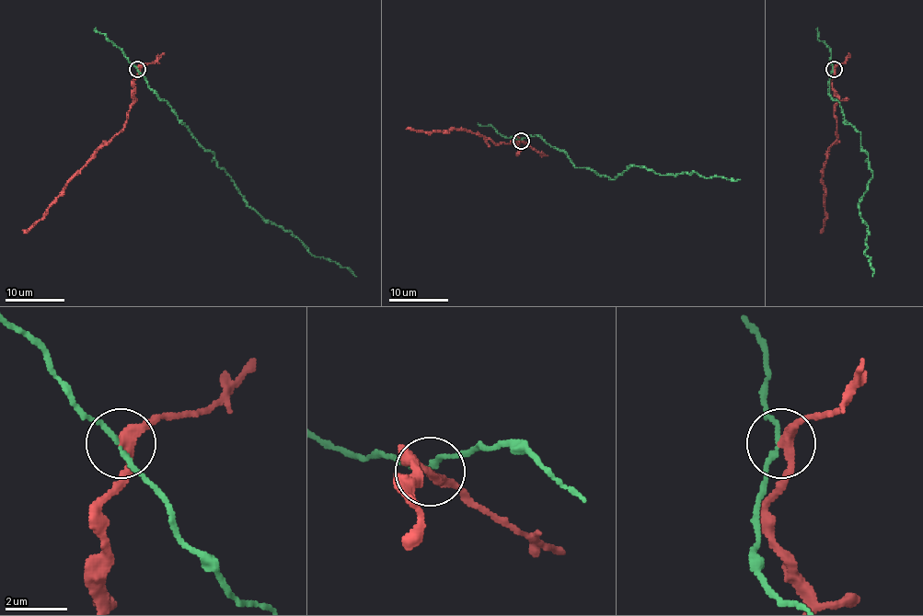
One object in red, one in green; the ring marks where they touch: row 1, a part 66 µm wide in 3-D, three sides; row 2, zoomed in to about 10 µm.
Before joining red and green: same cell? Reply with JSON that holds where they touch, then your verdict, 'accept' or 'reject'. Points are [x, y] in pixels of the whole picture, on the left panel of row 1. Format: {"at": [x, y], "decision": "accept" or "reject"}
{"at": [137, 69], "decision": "reject"}

